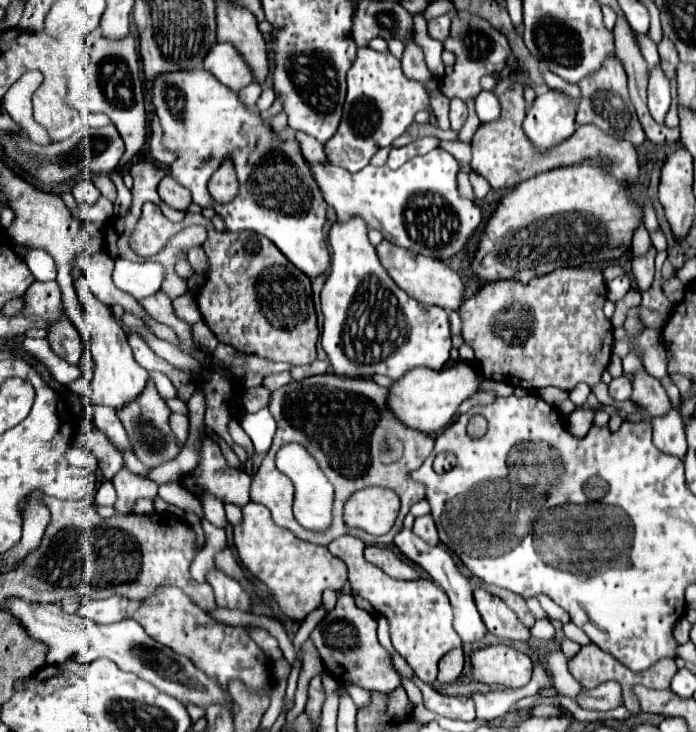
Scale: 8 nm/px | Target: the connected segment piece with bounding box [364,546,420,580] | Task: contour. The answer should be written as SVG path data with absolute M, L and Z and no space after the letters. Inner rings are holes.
M366 546L364 556L368 562L380 566L392 578L400 578L400 580L418 580L420 578L420 574L412 566L408 566L404 560L400 560L400 556L386 546Z

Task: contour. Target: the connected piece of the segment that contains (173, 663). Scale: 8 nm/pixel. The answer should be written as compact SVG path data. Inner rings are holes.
M14 598L6 600L4 608L20 620L20 624L30 632L32 638L48 644L50 650L46 664L64 664L68 660L88 664L104 656L112 660L120 670L140 676L142 680L156 686L160 692L180 700L184 706L196 704L200 708L206 708L210 702L222 704L224 700L228 700L228 704L234 706L232 696L224 688L220 688L216 680L212 680L204 672L198 672L198 668L186 656L174 654L170 648L152 640L136 620L124 620L114 622L110 626L102 626L92 620L84 620L76 614L64 614L58 604L30 604Z

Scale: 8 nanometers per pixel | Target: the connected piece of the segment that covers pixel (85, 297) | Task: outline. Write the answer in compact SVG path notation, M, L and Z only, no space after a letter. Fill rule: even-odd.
M80 276L74 282L74 288L76 288L76 294L78 294L80 304L84 308L84 320L90 326L90 336L92 336L90 352L94 358L94 378L90 382L90 386L92 386L90 400L92 400L92 404L122 408L124 404L134 400L144 390L146 380L148 380L148 372L134 360L132 348L126 340L124 326L114 318L112 310L92 294L84 276Z

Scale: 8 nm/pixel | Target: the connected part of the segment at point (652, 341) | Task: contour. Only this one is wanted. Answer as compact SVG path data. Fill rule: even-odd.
M646 328L634 342L634 350L642 350L644 368L654 378L664 378L666 372L666 352L660 342L660 332Z

